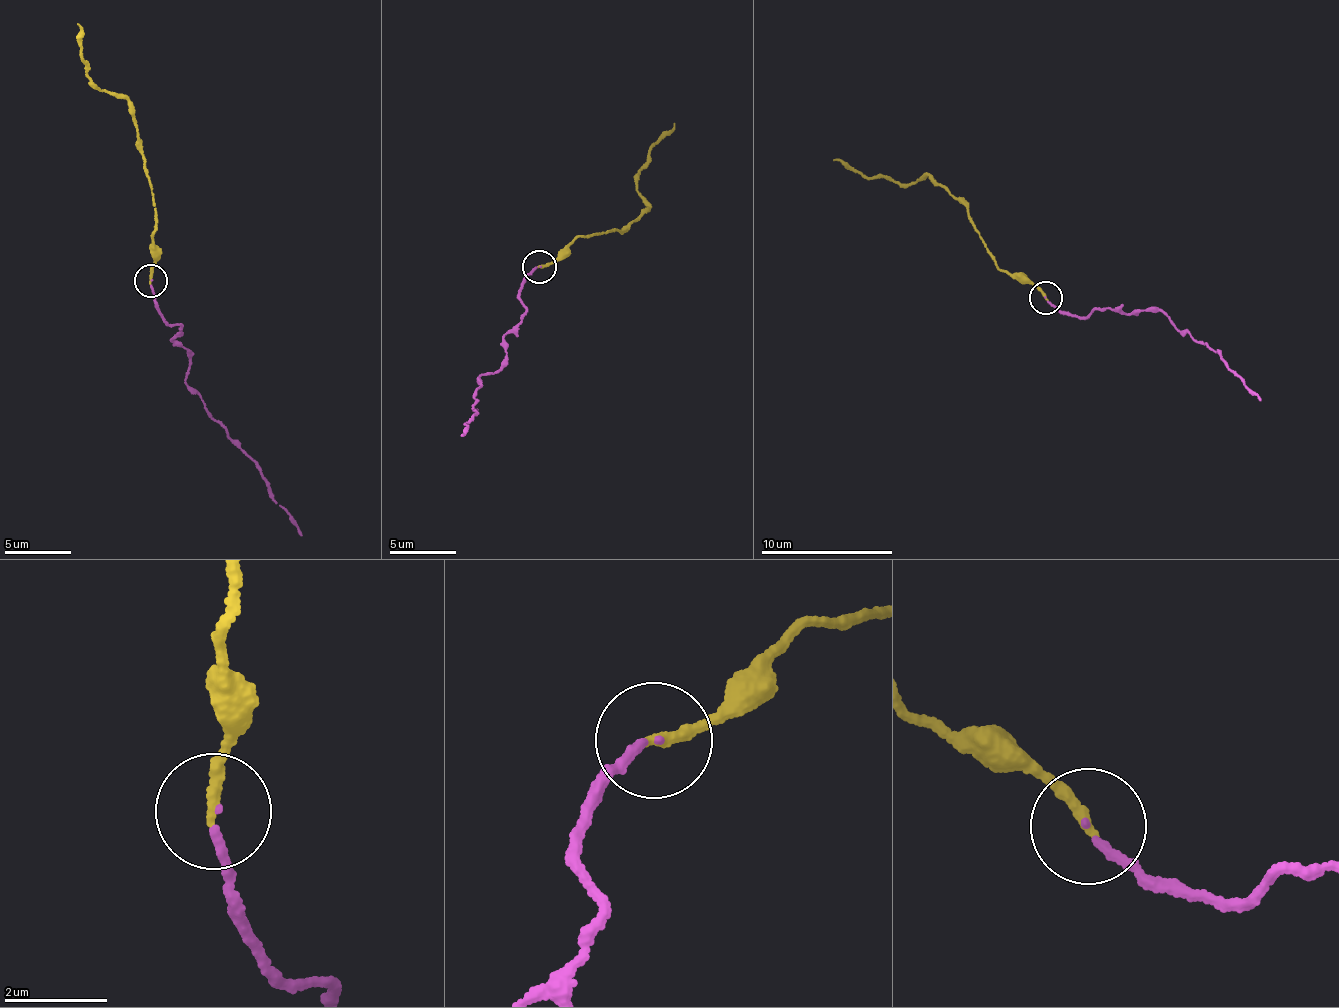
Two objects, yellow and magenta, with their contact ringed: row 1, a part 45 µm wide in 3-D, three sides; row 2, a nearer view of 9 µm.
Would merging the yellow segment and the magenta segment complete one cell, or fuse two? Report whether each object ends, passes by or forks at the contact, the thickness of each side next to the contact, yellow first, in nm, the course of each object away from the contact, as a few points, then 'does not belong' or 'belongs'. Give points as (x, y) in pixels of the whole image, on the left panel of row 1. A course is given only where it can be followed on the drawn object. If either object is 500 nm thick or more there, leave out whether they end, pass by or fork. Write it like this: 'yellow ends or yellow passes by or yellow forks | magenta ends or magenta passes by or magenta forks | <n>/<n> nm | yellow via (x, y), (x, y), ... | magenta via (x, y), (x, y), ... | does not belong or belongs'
yellow ends | magenta ends | 200/140 nm | yellow via (149, 280), (155, 229), (145, 154), (126, 99), (102, 90), (86, 75), (77, 23) | magenta via (149, 280), (167, 322), (182, 326), (172, 341), (192, 352), (191, 389), (229, 442), (252, 459), (301, 534) | belongs

